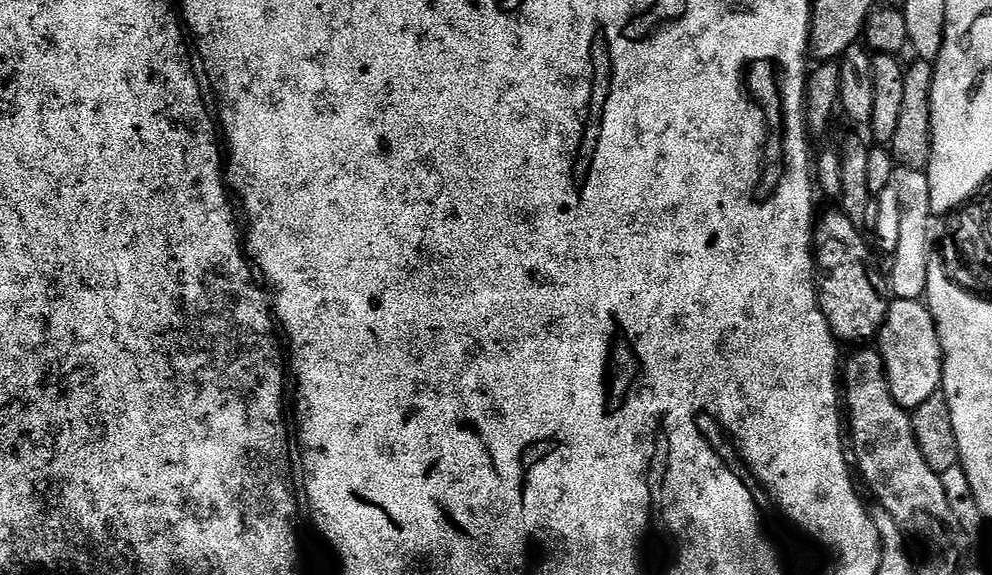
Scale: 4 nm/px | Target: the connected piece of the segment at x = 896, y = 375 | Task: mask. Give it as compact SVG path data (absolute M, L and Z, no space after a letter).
M893 299L888 306L884 324L880 327L878 351L888 375L890 394L898 406L914 410L926 398L941 391L944 379L944 351L936 329L936 319L920 300Z

